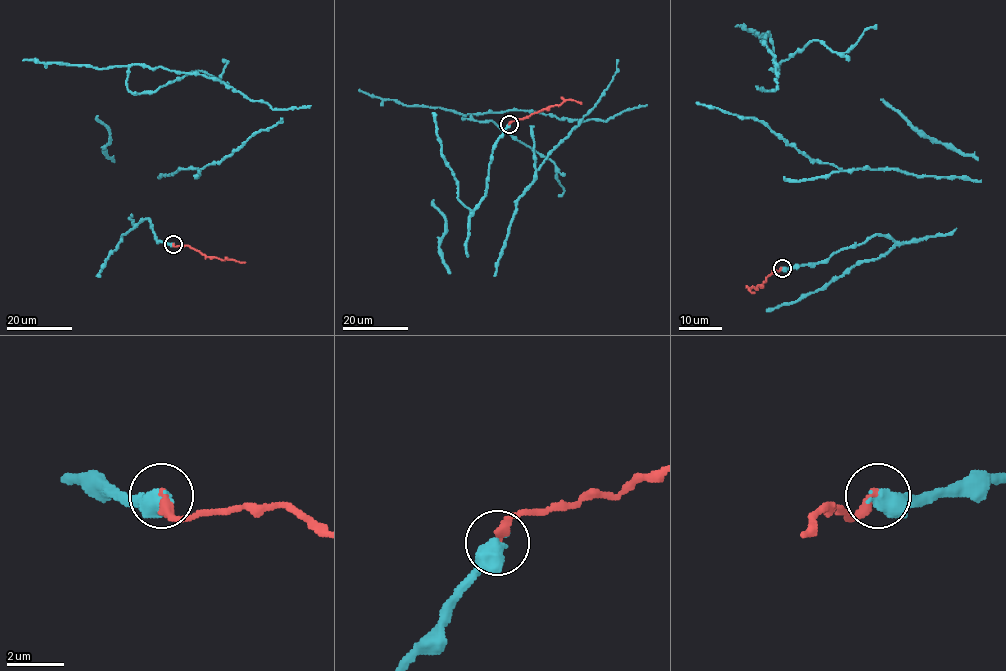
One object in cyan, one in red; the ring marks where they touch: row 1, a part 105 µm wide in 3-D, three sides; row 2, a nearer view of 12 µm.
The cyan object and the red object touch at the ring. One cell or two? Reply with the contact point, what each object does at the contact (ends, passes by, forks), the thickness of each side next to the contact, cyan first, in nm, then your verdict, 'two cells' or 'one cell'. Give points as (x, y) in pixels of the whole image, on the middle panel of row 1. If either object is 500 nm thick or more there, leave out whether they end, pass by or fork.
at (509, 124); 650 nm thick on the cyan side, 340 nm on the other; two cells

